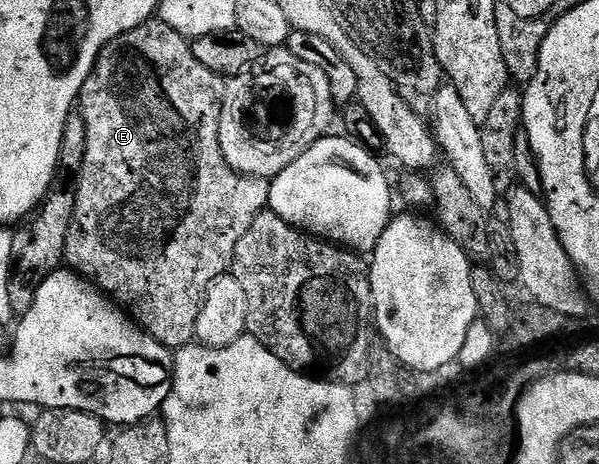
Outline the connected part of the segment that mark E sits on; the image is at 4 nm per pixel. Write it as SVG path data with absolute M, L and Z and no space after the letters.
M157 16L132 28L132 32L124 32L112 39L100 52L94 71L78 93L77 105L84 116L84 128L88 128L88 152L84 152L78 173L78 190L74 194L76 212L66 237L65 265L82 278L93 280L102 294L113 299L134 322L171 352L177 352L195 341L196 320L208 288L220 275L231 269L236 244L240 244L244 232L252 228L256 216L270 205L270 182L267 179L238 174L224 160L224 152L220 148L220 112L225 95L226 82L216 72L204 68L200 60L196 60L191 39L164 24Z

